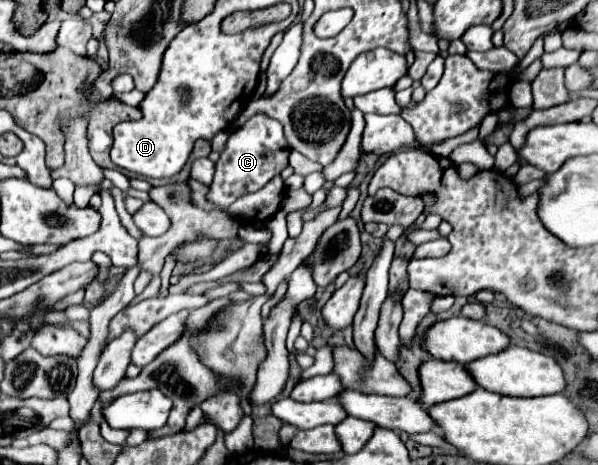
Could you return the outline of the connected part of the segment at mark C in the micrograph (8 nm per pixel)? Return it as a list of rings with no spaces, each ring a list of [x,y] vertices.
[[[256,114],[244,126],[236,128],[228,136],[226,148],[222,150],[220,160],[216,162],[216,174],[214,182],[210,184],[208,200],[218,204],[220,208],[226,208],[242,194],[260,190],[266,182],[270,182],[288,166],[288,156],[290,156],[290,146],[284,138],[282,124],[274,118],[268,118],[266,114]]]

